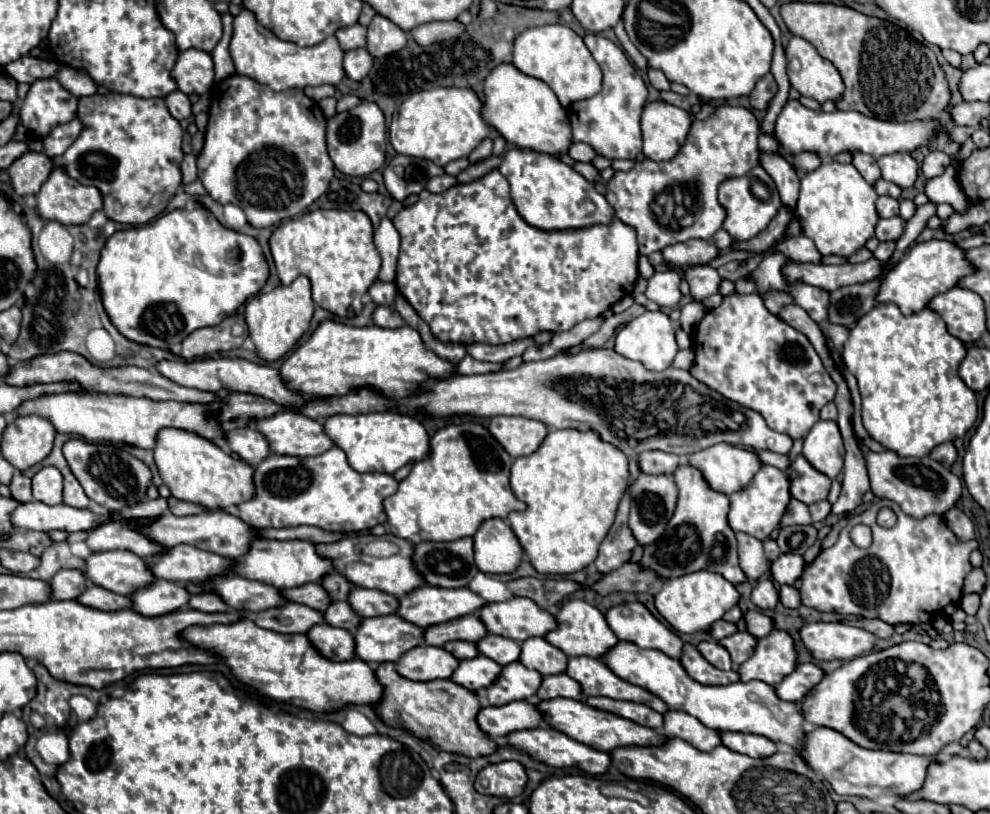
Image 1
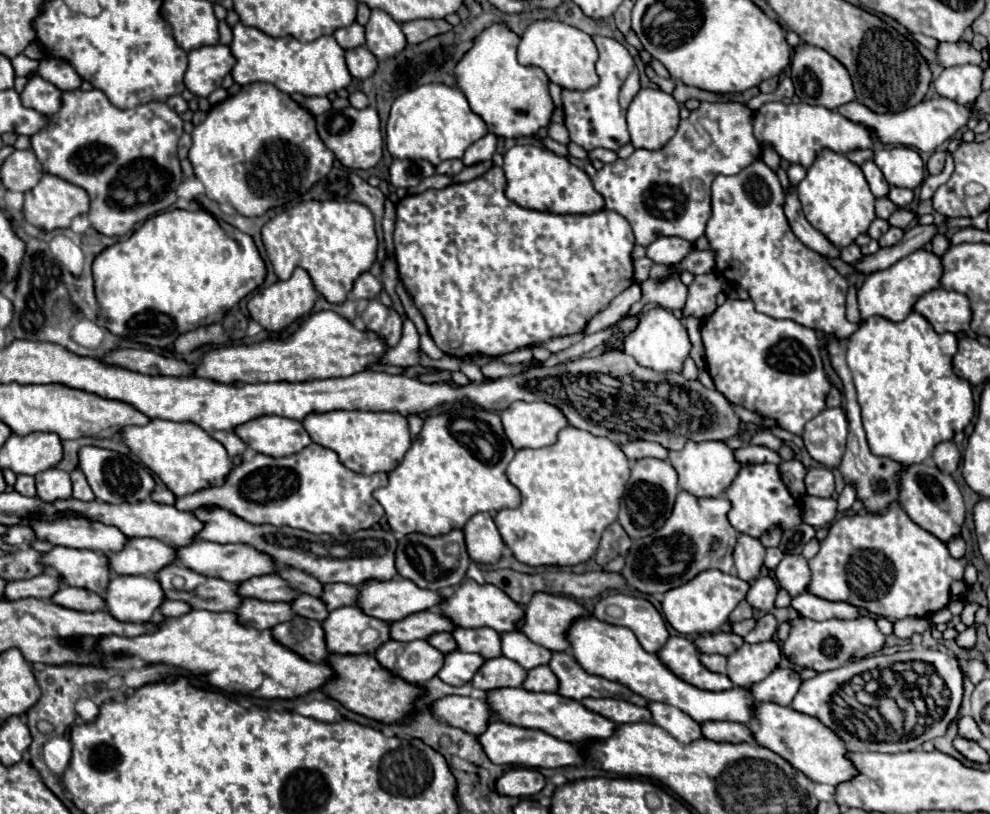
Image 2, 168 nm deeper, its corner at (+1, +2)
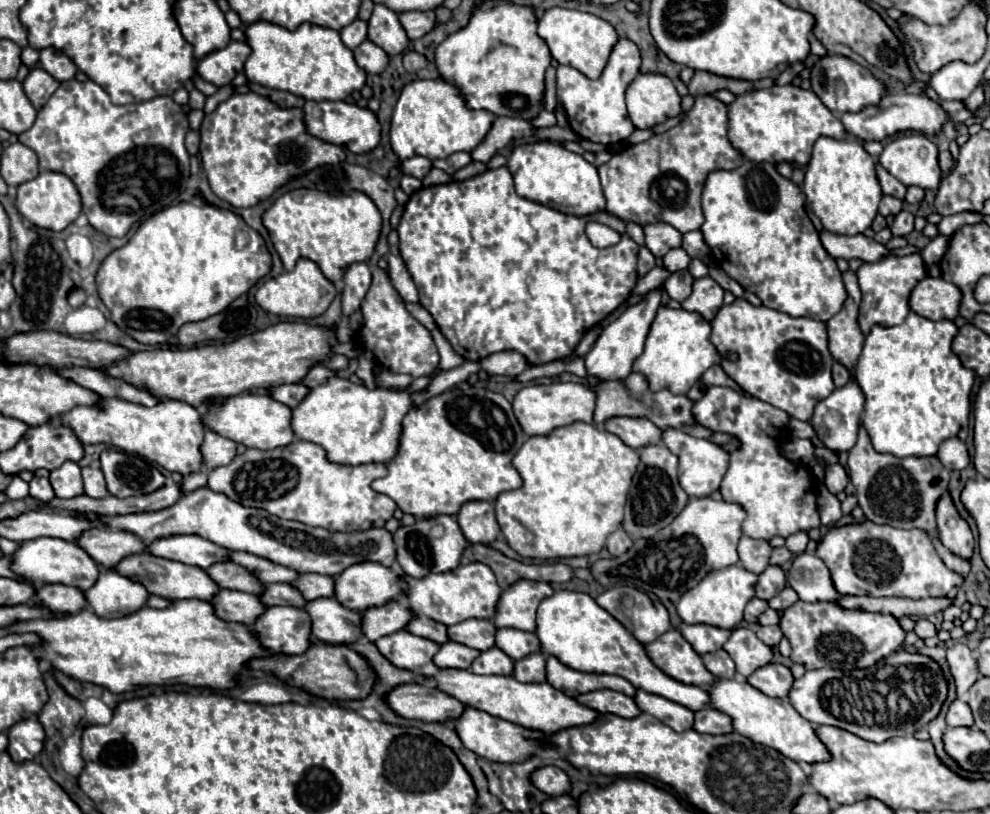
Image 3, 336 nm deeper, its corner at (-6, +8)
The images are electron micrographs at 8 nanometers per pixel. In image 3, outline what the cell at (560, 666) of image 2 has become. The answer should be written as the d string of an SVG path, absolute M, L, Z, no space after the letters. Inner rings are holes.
M548 656L546 660L546 682L572 698L578 698L584 692L602 690L602 688L610 688L610 690L616 690L628 696L636 696L636 688L628 680L614 676L614 674L578 672L562 664L556 656Z

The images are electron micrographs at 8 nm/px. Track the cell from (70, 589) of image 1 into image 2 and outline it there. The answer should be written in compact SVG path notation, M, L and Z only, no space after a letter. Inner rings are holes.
M41 574L29 580L17 580L17 582L7 582L3 598L5 600L21 600L21 598L39 598L39 600L49 600L53 592L57 592L61 584L57 584L57 576Z

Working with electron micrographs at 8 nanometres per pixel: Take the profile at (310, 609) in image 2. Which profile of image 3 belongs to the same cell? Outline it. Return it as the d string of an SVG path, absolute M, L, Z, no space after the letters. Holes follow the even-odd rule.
M270 584L270 586L266 586L264 594L260 594L260 598L266 606L304 608L308 604L308 600L292 584Z

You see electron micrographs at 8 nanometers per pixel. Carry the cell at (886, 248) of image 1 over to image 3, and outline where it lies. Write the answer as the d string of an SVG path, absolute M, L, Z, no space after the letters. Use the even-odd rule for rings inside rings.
M902 210L896 216L896 220L890 226L890 230L892 230L892 236L908 236L910 232L914 232L914 214Z

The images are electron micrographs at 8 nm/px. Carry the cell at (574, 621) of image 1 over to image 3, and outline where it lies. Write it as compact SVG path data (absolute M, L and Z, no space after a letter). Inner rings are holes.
M520 580L502 592L494 624L498 628L518 628L524 632L536 632L536 610L540 602L552 596L554 590L548 582Z

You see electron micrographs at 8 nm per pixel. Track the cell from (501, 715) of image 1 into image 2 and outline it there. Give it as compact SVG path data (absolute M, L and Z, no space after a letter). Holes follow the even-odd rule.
M445 696L431 704L431 712L437 718L443 718L449 726L461 728L473 736L485 728L485 720L491 718L489 706L485 700L471 696Z

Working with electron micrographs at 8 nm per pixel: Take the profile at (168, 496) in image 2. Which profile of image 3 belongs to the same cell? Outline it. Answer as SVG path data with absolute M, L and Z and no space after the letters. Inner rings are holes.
M206 472L188 474L188 476L182 480L182 482L184 482L184 494L188 494L188 492L194 492L194 490L198 490L198 488L204 488L204 486L206 486L206 480L208 480Z

